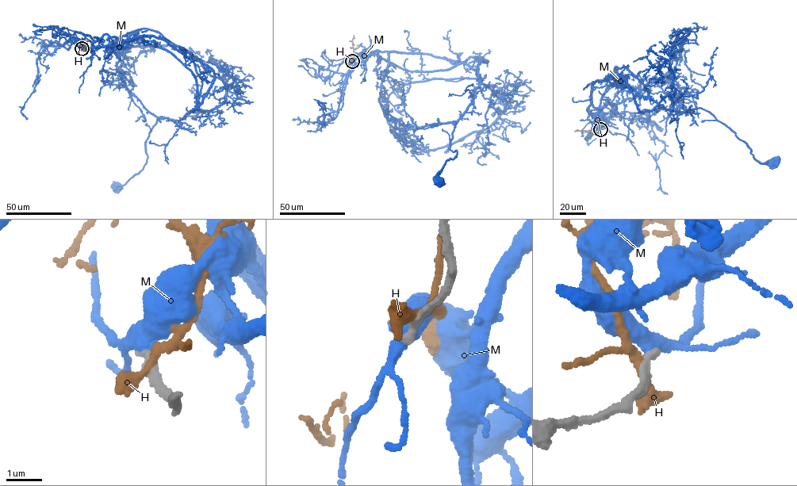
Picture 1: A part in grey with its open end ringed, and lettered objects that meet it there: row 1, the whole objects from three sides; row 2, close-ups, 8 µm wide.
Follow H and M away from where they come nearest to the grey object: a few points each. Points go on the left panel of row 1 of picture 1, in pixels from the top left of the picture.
H: (82, 49), (84, 36)
M: (82, 48), (125, 41), (107, 47), (124, 49), (125, 86), (163, 117), (149, 133), (144, 165), (116, 185)

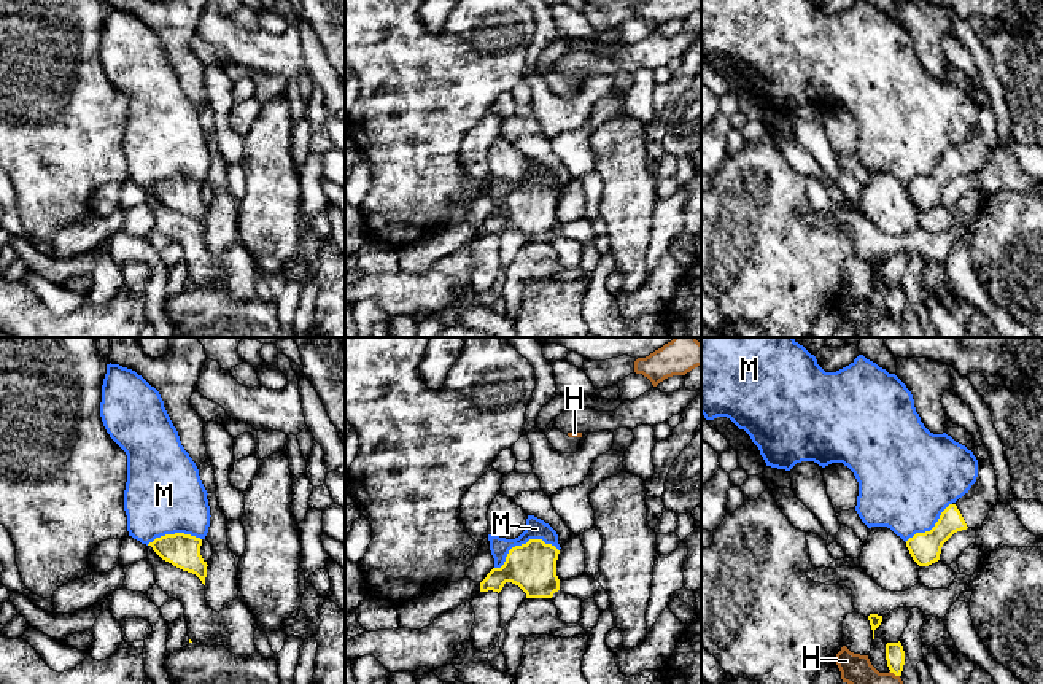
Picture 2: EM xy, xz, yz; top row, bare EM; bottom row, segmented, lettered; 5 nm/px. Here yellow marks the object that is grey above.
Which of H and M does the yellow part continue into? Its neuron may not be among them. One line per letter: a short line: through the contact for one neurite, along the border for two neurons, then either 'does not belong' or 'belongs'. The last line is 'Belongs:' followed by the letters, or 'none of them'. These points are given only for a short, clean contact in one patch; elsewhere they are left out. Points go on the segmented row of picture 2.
H: does not belong
M: xz (558, 549), (528, 540), (495, 568) | does not belong
Belongs: none of them

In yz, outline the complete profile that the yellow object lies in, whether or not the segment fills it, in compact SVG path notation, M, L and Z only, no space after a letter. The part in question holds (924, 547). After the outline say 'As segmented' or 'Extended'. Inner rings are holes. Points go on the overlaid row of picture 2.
M978 460L978 477L971 488L956 503L949 504L940 515L938 522L930 531L916 533L913 538L906 541L906 547L913 557L913 560L919 566L929 566L940 560L943 544L957 531L967 528L979 528L989 511L1000 503L998 499L998 482L995 476L995 469L991 460Z. Extended

